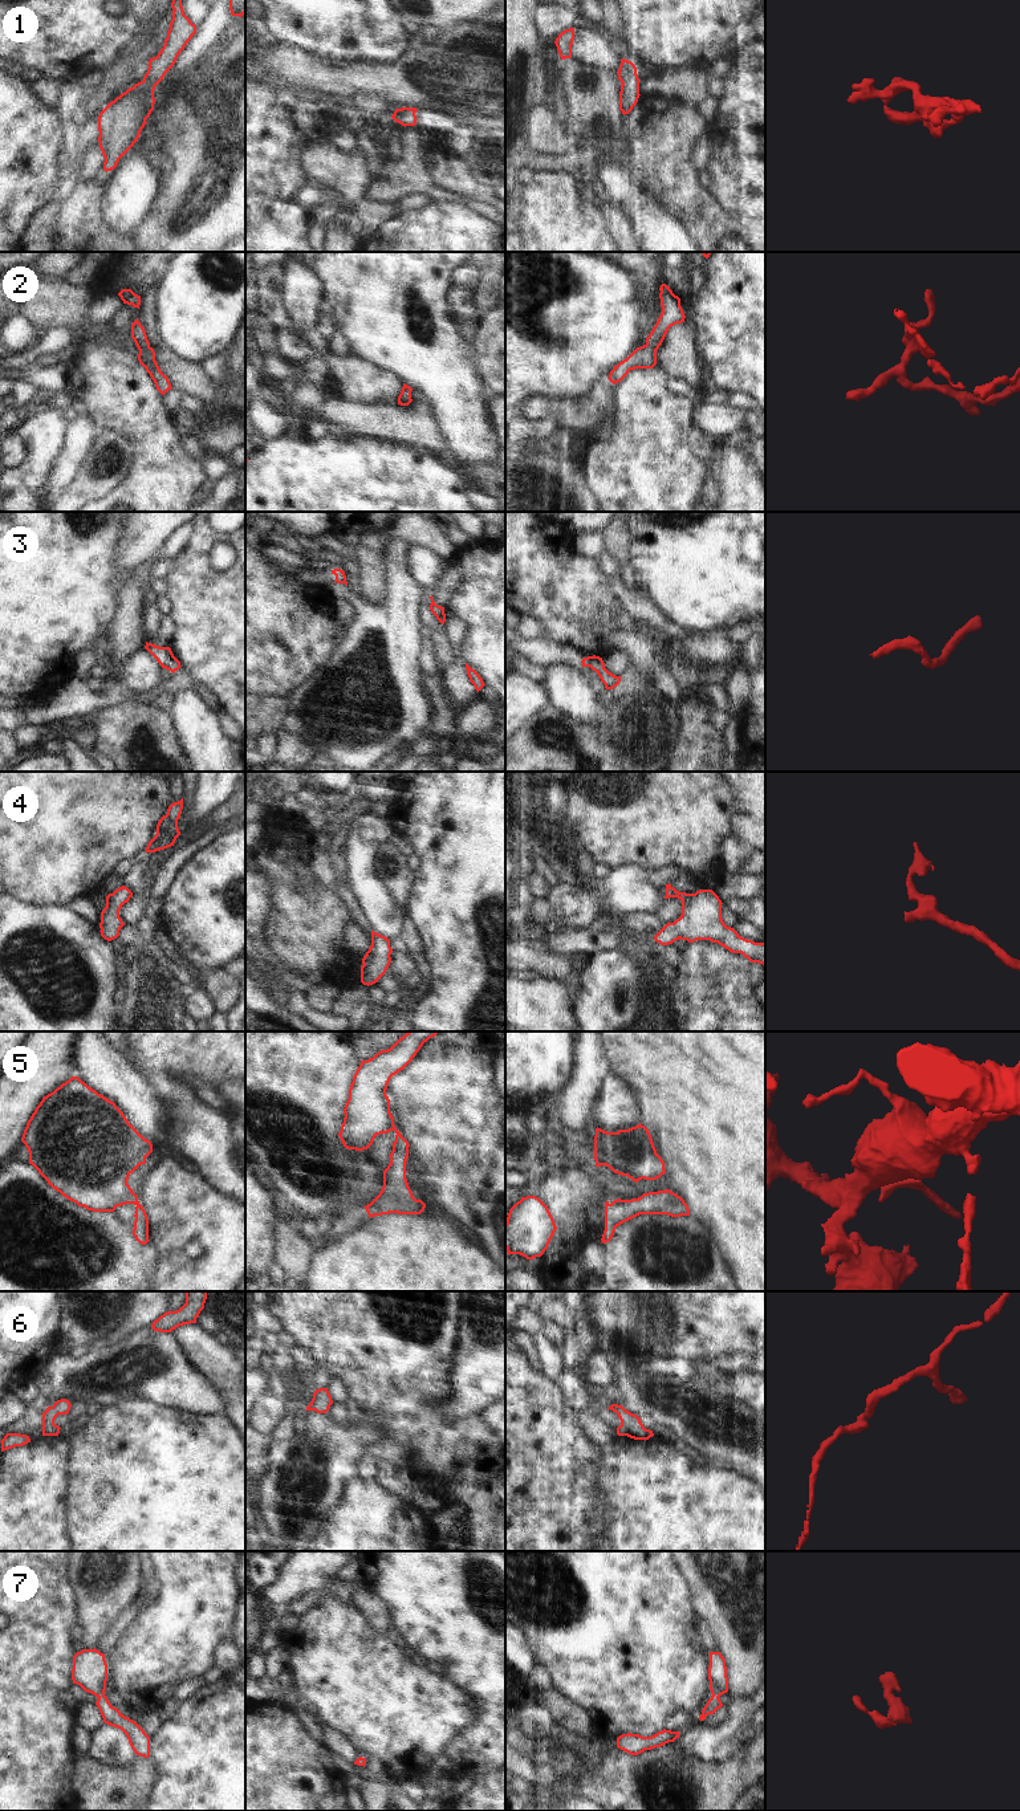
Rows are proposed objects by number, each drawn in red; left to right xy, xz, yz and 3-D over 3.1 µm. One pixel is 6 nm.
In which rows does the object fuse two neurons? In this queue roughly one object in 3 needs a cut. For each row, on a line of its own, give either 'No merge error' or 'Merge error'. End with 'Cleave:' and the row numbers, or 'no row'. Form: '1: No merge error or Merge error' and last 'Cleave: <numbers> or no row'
1: No merge error
2: No merge error
3: No merge error
4: No merge error
5: Merge error
6: No merge error
7: No merge error
Cleave: 5.

